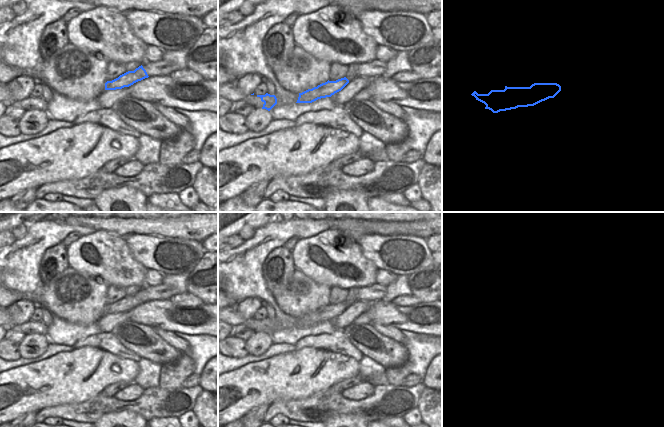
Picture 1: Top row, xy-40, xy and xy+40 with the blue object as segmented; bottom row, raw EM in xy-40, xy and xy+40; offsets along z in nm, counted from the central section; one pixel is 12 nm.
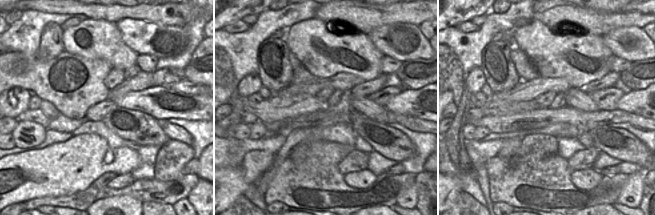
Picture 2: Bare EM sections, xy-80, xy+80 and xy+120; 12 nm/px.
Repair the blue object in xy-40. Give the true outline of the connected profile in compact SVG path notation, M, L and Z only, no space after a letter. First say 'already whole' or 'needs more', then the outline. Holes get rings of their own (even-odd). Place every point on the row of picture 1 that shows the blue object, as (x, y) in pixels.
already whole; M141 65L134 71L128 71L112 81L107 81L105 83L105 90L116 90L116 89L122 89L124 87L129 87L134 83L148 77L149 76L146 70Z

